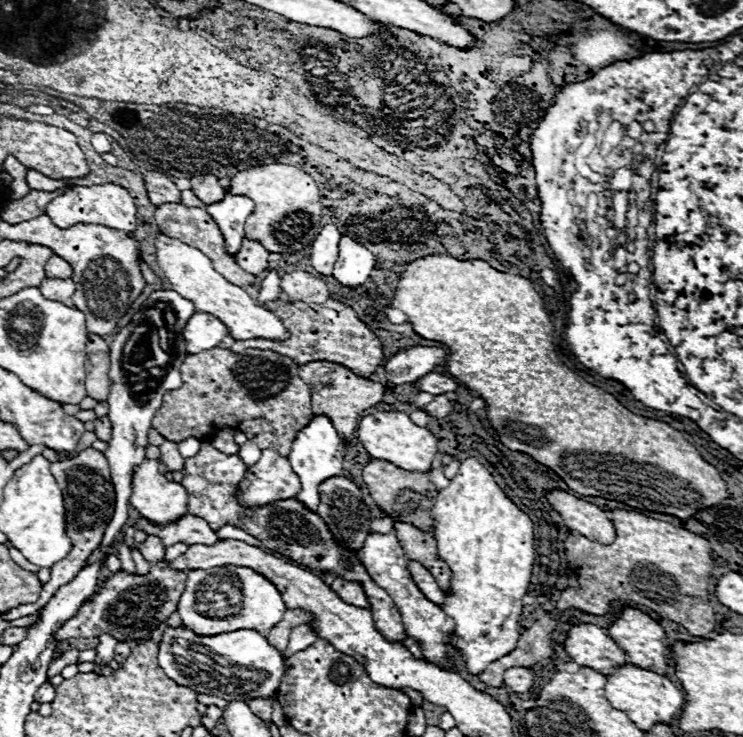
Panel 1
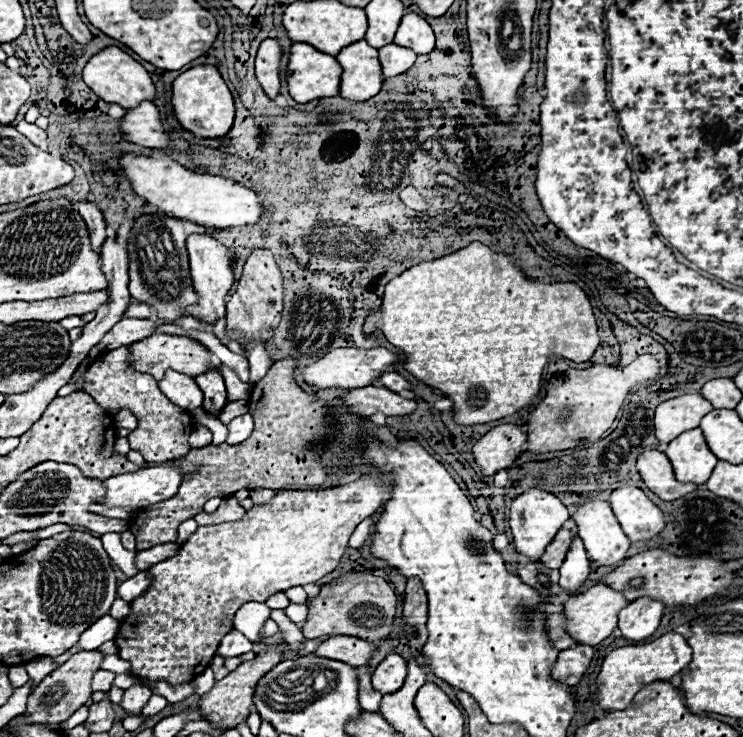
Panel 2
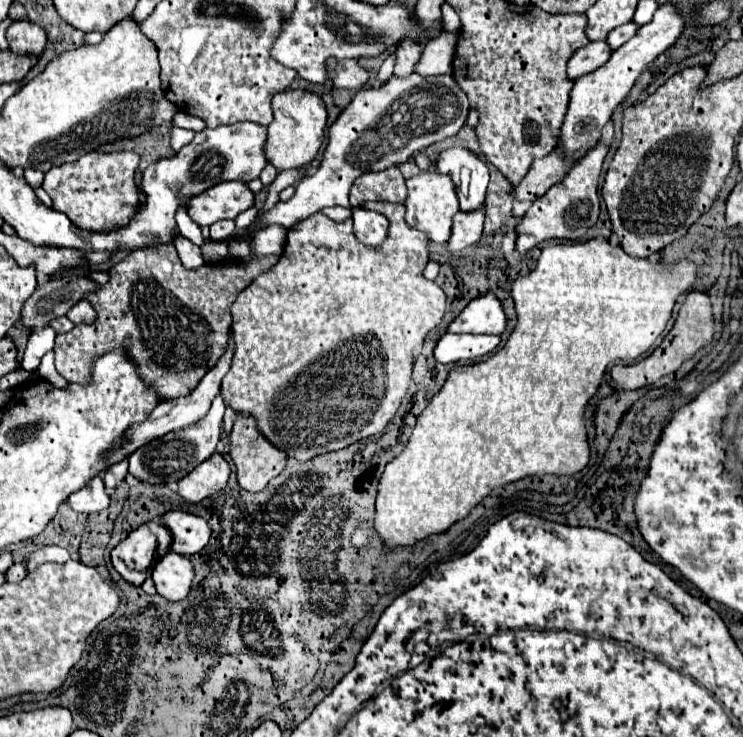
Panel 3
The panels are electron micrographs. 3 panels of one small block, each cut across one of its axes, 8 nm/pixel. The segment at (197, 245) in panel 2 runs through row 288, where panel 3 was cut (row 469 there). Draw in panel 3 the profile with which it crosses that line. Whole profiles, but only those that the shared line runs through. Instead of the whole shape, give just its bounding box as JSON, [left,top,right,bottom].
[178,454,230,504]

